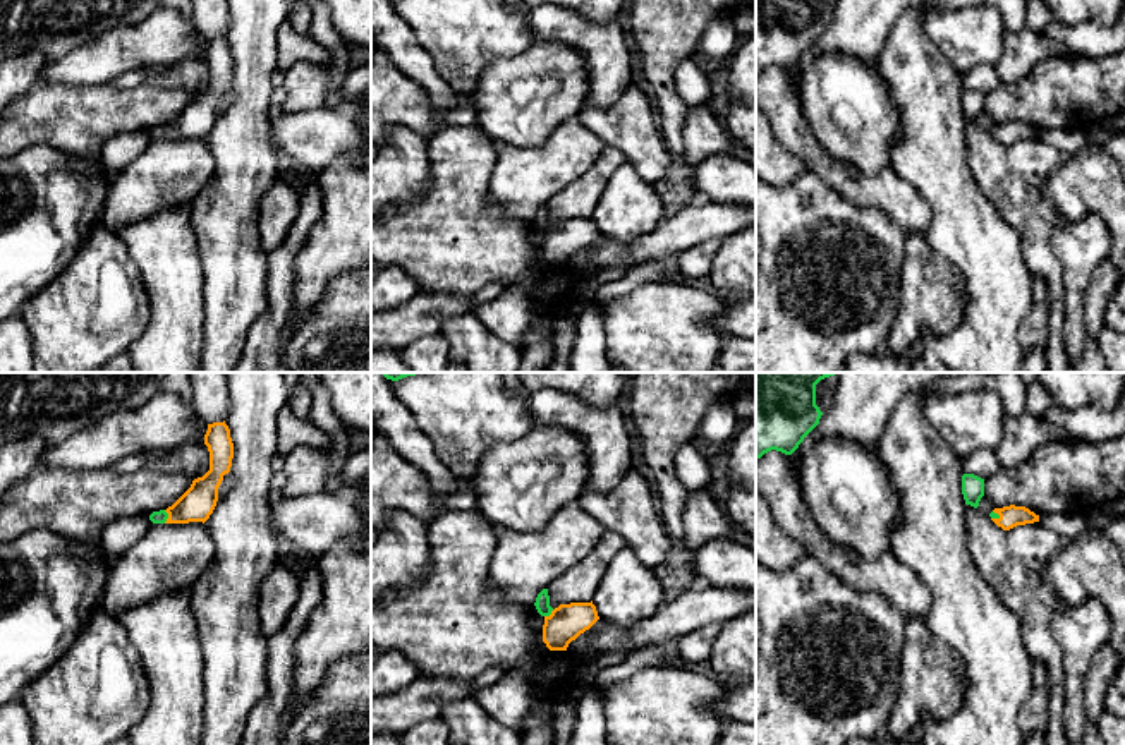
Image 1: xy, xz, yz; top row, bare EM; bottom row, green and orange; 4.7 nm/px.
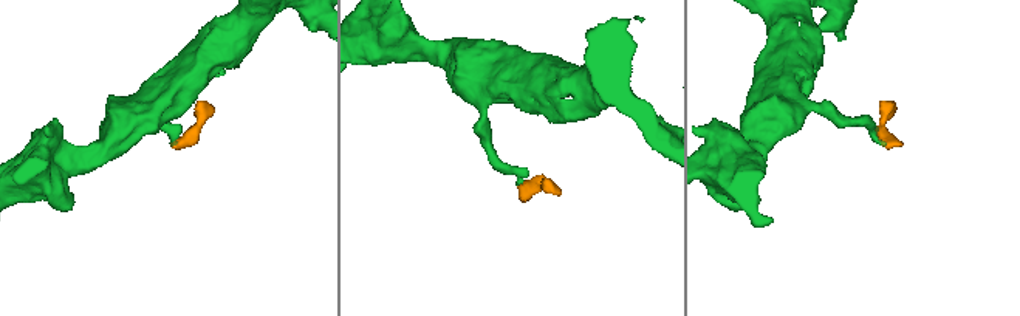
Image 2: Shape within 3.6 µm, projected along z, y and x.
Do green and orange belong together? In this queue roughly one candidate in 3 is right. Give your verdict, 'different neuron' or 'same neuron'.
same neuron

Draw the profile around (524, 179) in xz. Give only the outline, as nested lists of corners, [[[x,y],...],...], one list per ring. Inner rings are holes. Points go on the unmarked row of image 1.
[[[577,117],[562,122],[536,148],[498,141],[488,199],[500,204],[507,218],[531,223],[538,209],[582,177],[605,148]]]

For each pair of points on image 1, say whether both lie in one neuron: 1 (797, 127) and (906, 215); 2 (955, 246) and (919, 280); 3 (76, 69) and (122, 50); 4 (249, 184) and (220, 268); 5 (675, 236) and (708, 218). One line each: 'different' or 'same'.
1: same
2: different
3: same
4: same
5: same

